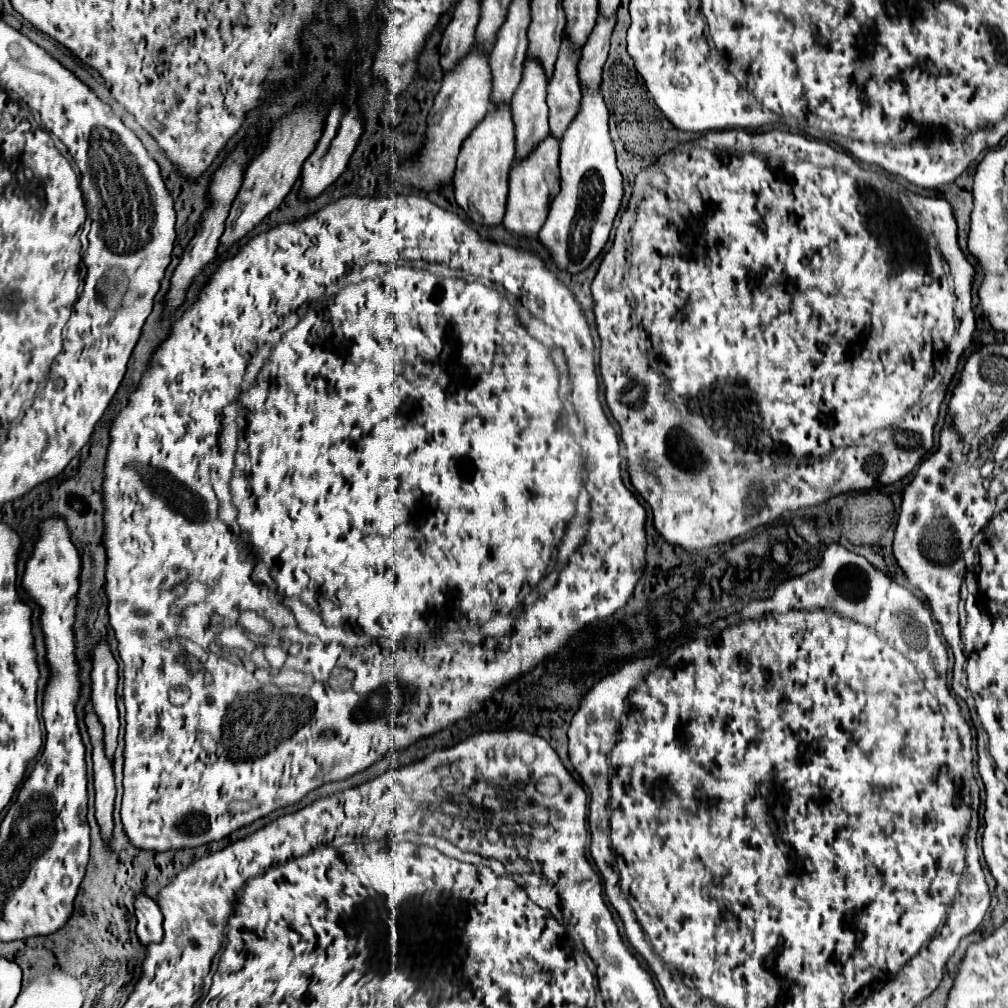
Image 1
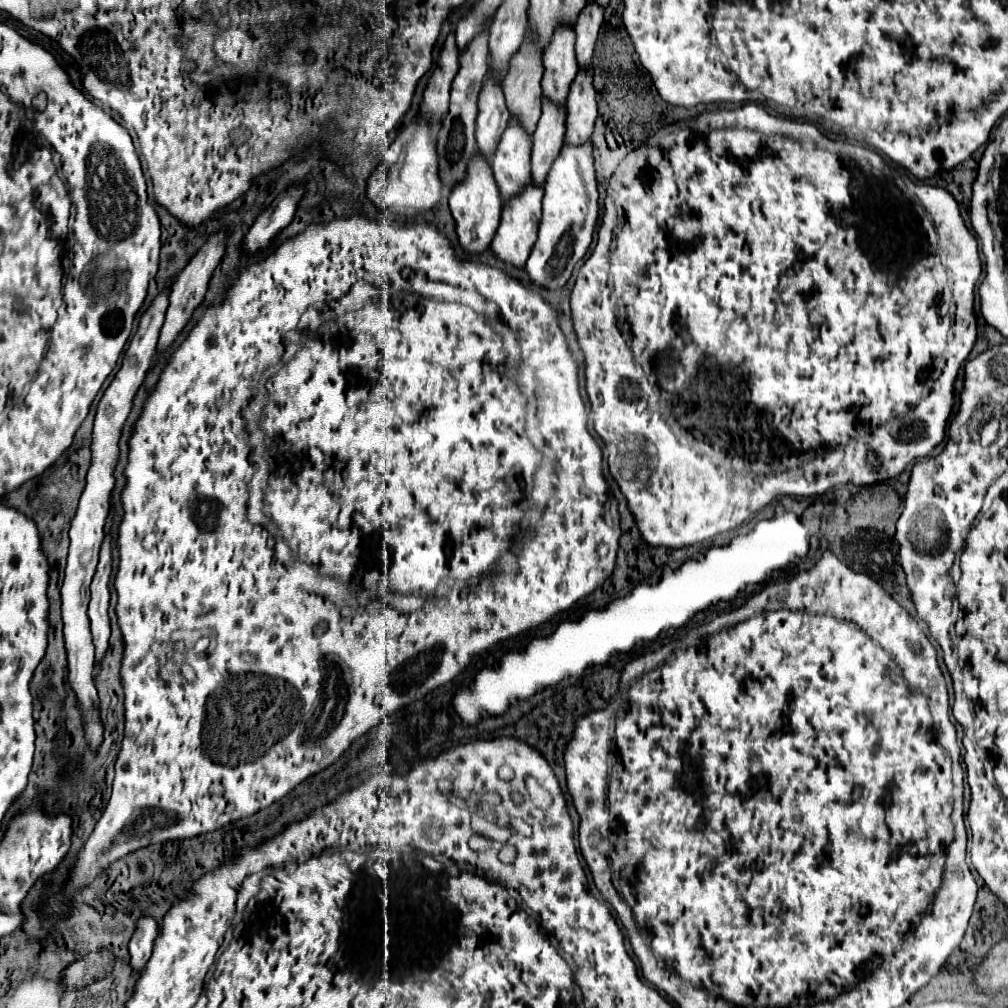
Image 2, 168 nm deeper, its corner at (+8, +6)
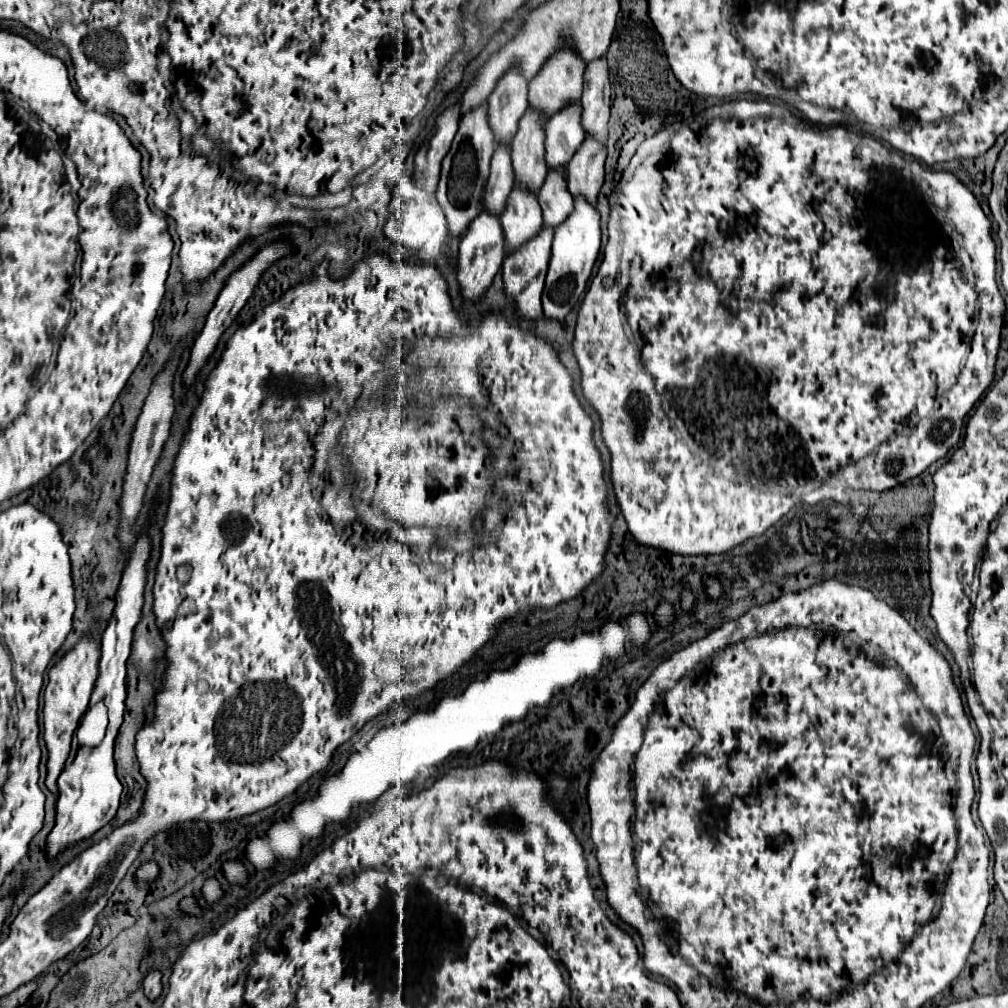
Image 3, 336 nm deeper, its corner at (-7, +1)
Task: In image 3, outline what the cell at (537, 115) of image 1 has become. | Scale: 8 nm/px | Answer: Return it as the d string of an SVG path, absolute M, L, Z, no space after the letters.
M513 187L505 211L501 213L501 225L505 229L507 253L519 247L523 239L531 239L543 225L543 213L537 195L527 187Z

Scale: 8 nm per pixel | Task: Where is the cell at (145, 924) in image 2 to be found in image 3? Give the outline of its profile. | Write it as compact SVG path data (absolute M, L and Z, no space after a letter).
M157 969L147 971L147 977L143 979L143 989L151 1001L155 1001L161 995L161 973Z

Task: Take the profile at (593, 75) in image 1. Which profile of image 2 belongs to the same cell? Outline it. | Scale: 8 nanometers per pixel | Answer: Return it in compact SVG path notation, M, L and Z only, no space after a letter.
M578 72L566 102L566 134L564 142L580 146L590 140L596 120L596 100L592 88L592 72Z

